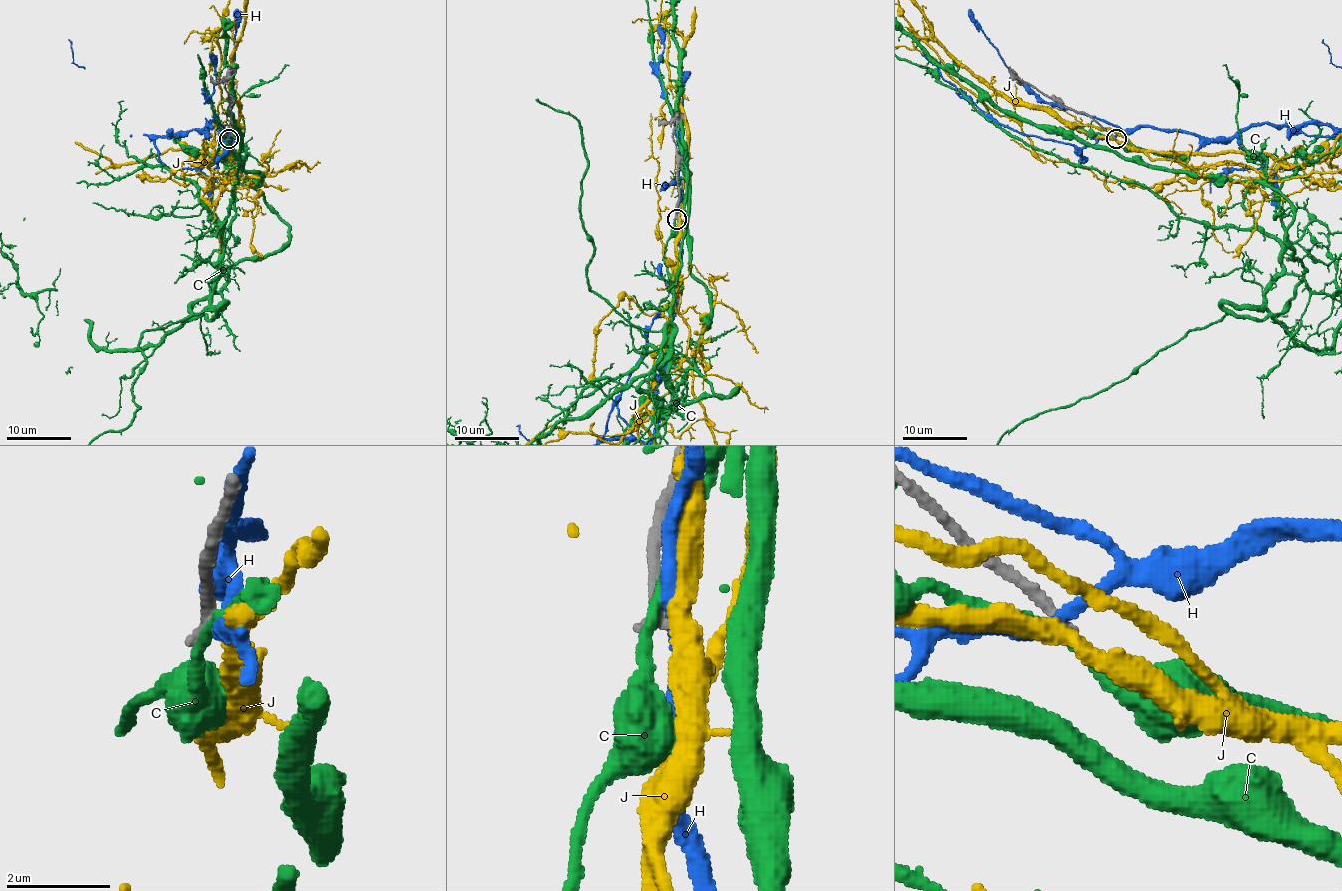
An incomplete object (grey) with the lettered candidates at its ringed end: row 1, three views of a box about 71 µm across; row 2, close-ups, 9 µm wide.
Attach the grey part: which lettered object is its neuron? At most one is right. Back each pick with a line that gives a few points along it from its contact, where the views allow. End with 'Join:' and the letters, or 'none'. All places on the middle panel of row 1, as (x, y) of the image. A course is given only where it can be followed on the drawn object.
Join: none

